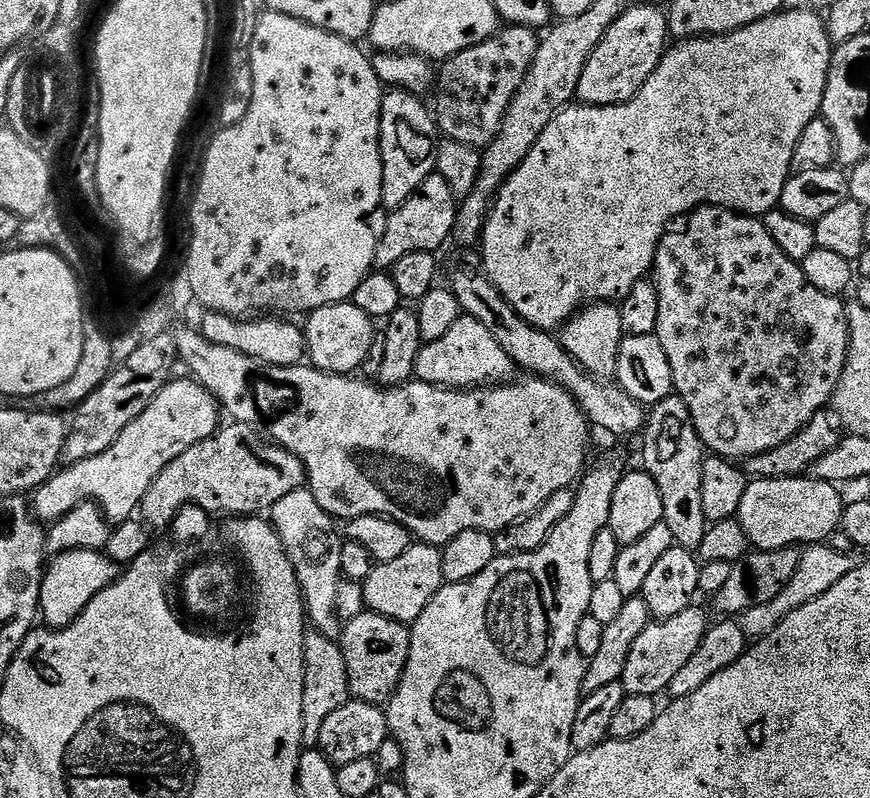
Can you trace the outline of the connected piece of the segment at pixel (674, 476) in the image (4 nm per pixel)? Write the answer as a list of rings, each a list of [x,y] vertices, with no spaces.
[[[673,394],[651,405],[646,416],[643,436],[644,464],[642,468],[658,482],[658,490],[662,490],[662,506],[664,507],[662,523],[670,526],[672,539],[679,547],[689,550],[699,549],[710,523],[702,510],[702,474],[706,449],[694,426],[690,410],[681,396]]]

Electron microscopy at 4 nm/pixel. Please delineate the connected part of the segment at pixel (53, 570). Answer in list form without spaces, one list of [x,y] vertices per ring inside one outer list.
[[[69,549],[55,555],[47,565],[40,585],[40,614],[47,627],[71,627],[82,610],[107,588],[118,575],[115,561],[105,553],[89,549]]]

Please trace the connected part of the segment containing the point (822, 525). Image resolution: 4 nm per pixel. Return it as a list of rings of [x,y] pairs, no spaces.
[[[807,475],[799,476],[778,476],[775,478],[753,479],[749,483],[746,494],[742,494],[738,519],[748,535],[749,545],[753,549],[764,549],[766,551],[776,551],[777,548],[790,548],[793,546],[807,545],[809,542],[820,542],[833,531],[840,527],[840,519],[844,513],[846,503],[845,497],[840,497],[841,490],[835,483],[812,478],[807,480]]]

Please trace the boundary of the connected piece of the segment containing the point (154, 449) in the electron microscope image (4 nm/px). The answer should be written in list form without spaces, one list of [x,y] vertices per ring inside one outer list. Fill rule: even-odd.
[[[173,379],[165,384],[150,406],[122,430],[120,437],[105,452],[61,467],[41,488],[35,489],[35,515],[41,521],[55,522],[71,508],[86,500],[95,500],[109,521],[129,519],[135,513],[132,511],[141,507],[144,495],[167,464],[217,435],[216,423],[222,417],[222,409],[215,395],[195,379],[187,379]]]

